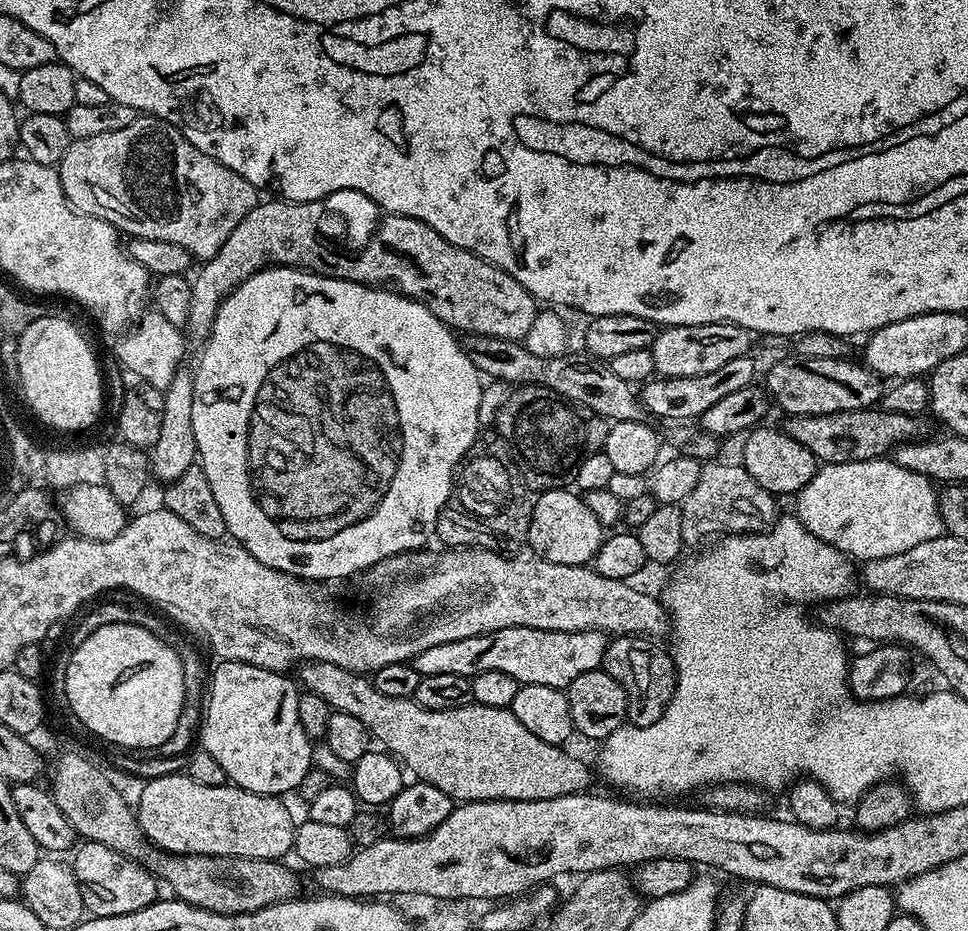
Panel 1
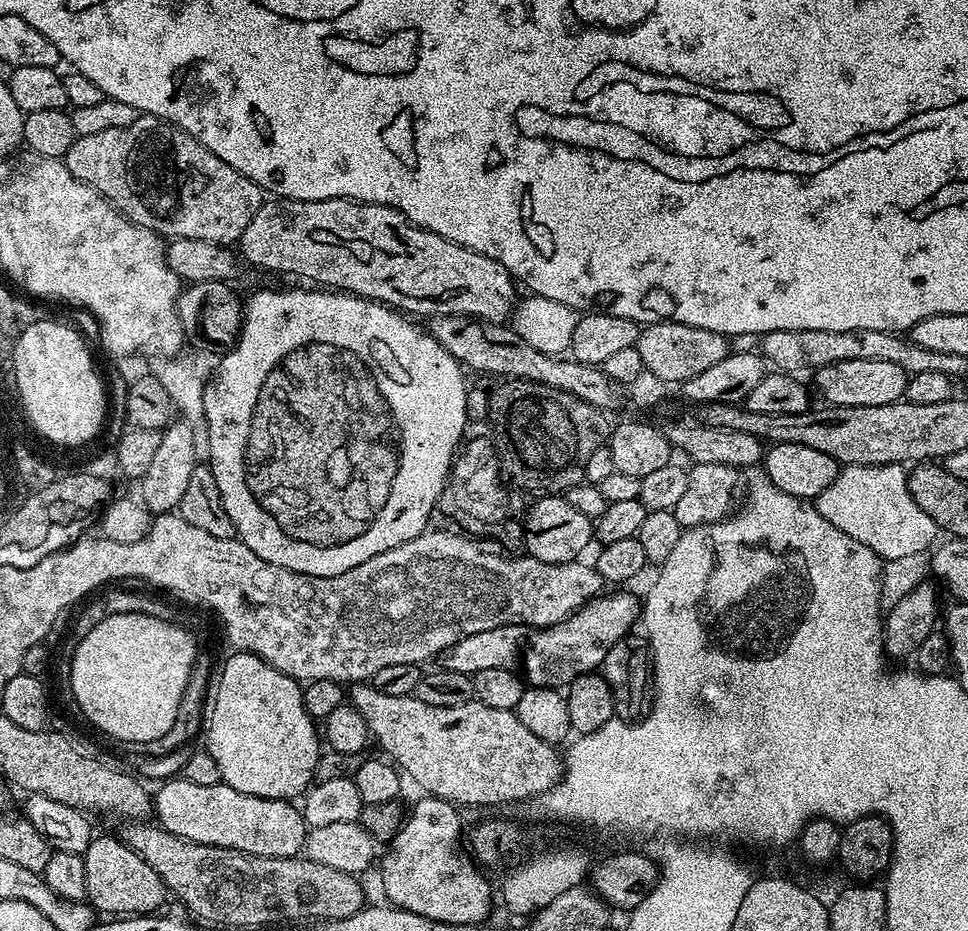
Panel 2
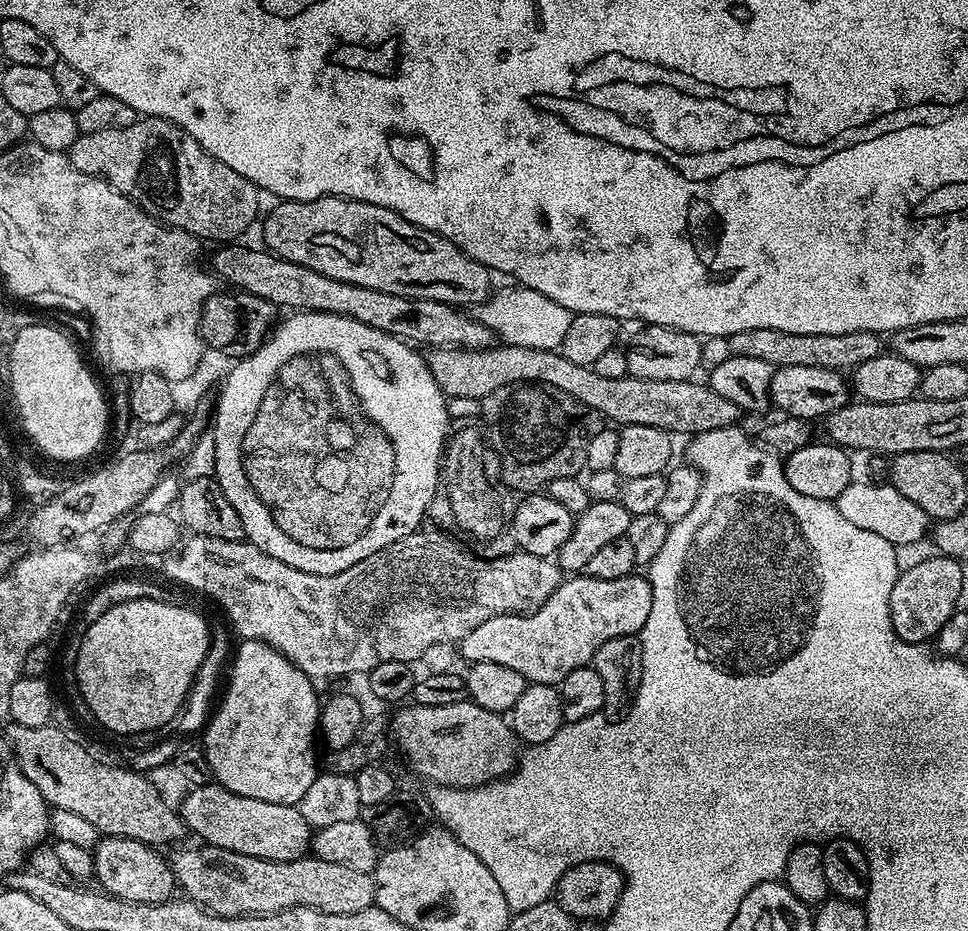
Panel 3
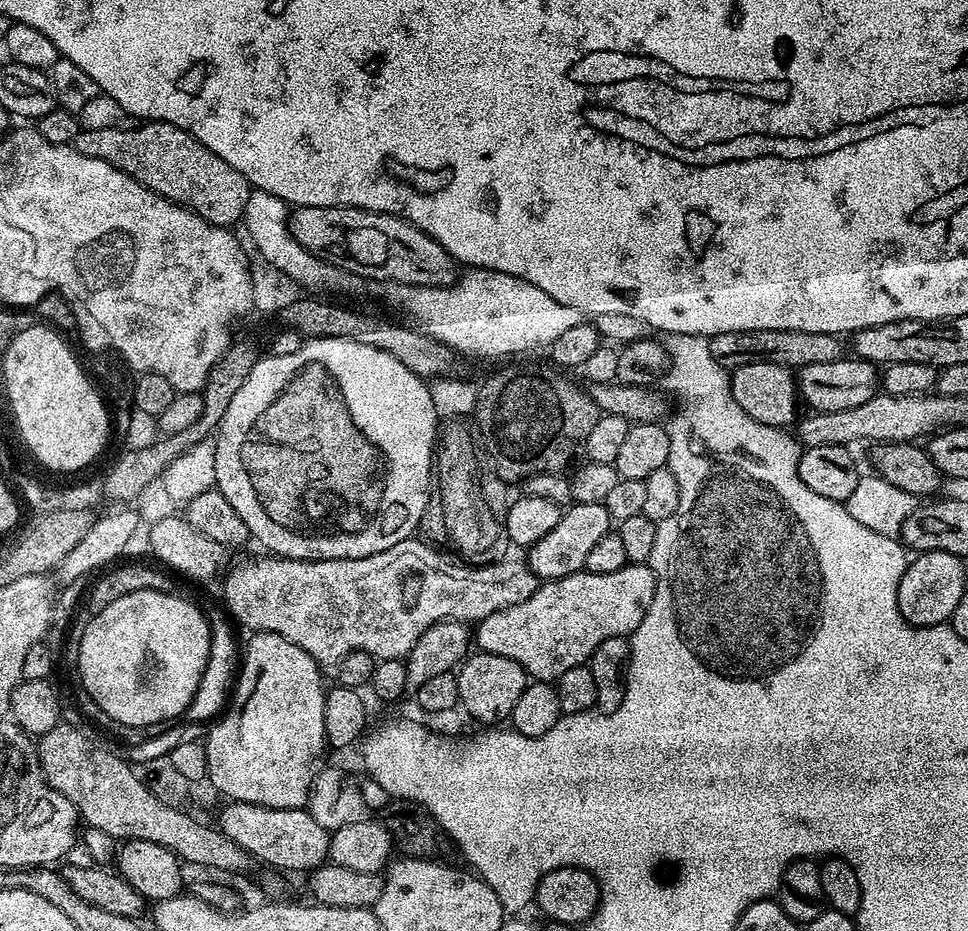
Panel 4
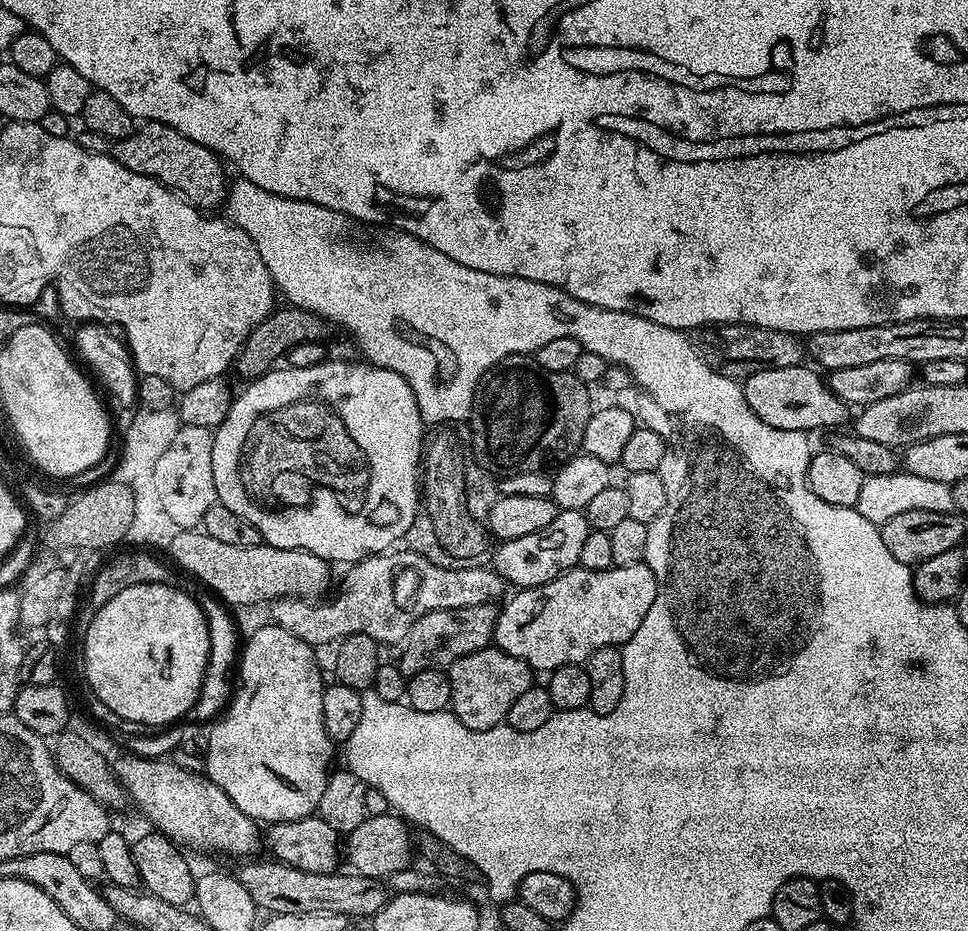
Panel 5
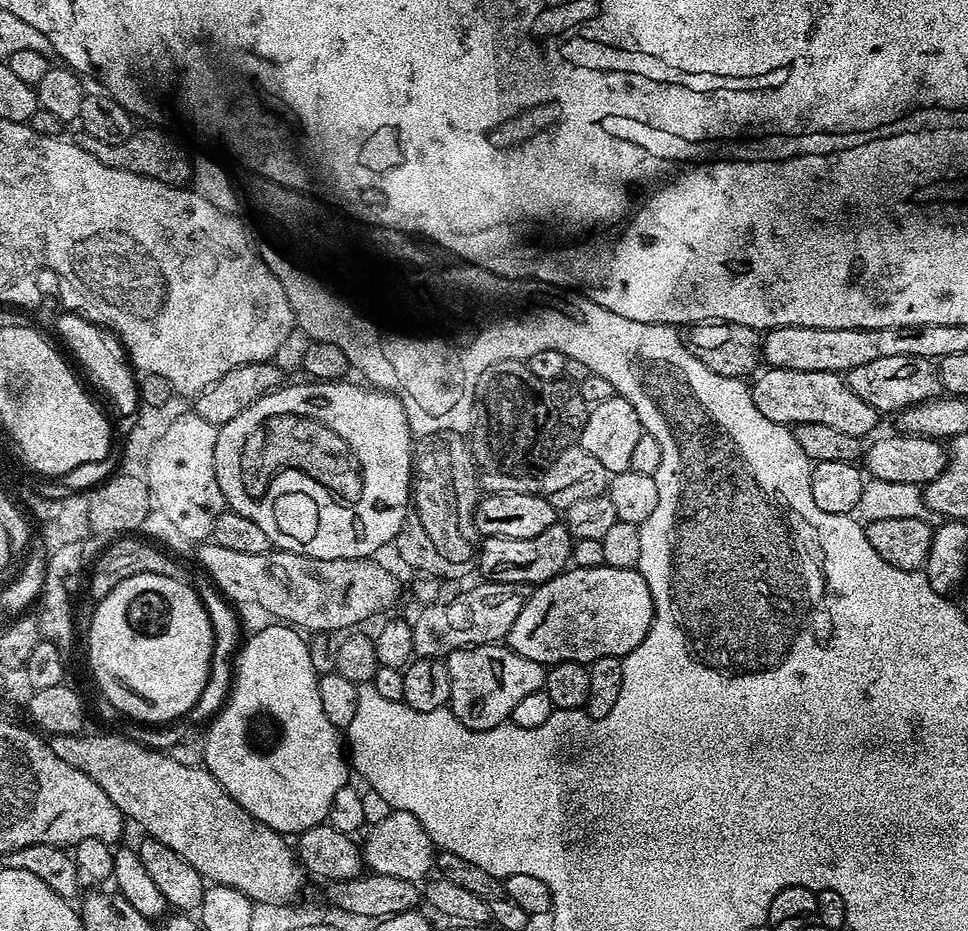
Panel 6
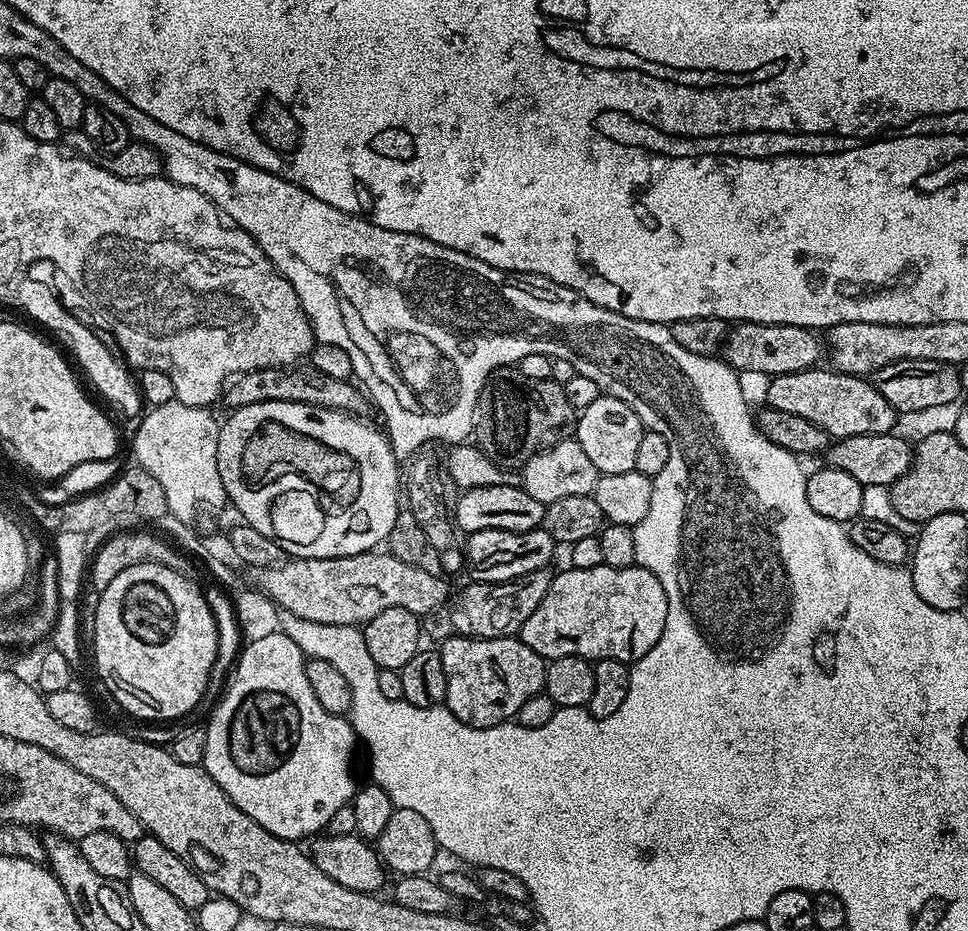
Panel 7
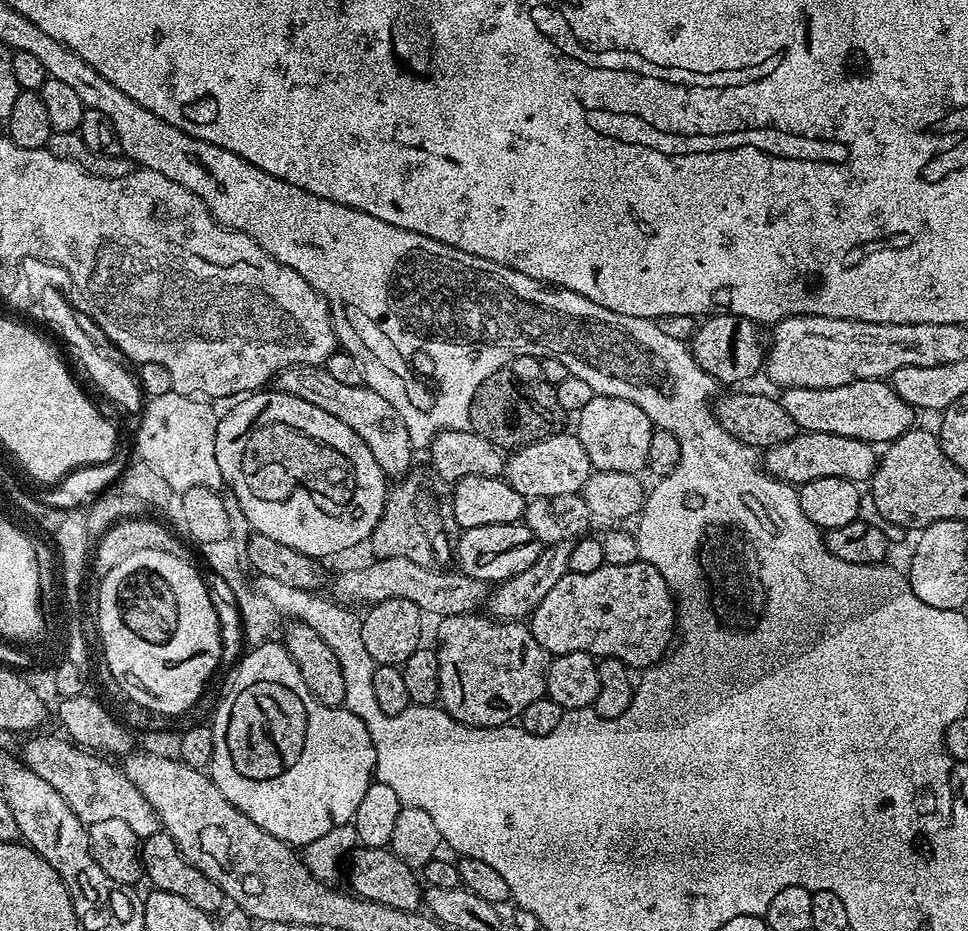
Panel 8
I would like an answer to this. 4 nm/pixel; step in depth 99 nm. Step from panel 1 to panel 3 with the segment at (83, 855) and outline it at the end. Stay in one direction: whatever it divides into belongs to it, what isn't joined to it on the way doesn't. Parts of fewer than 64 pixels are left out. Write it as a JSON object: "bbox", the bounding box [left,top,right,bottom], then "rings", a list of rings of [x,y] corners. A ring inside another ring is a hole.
{"bbox":[92,836,178,904],"rings":[[[100,836],[92,852],[94,880],[103,891],[119,900],[138,904],[161,904],[173,899],[178,885],[171,863],[159,856],[151,844],[134,842],[121,836]],[[173,891],[173,892],[172,892]]]}

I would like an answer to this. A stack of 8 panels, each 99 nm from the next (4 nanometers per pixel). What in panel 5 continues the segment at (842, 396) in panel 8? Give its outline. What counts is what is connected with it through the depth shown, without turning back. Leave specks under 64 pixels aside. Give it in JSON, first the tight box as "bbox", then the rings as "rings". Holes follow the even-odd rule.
{"bbox":[742,363,849,434],"rings":[[[799,363],[794,366],[758,370],[758,374],[745,376],[742,387],[750,410],[754,410],[754,414],[758,414],[762,422],[778,430],[798,430],[812,434],[815,433],[815,428],[836,428],[847,420],[849,423],[849,405],[843,404],[828,389],[827,379],[815,367],[804,367],[803,363]]]}

